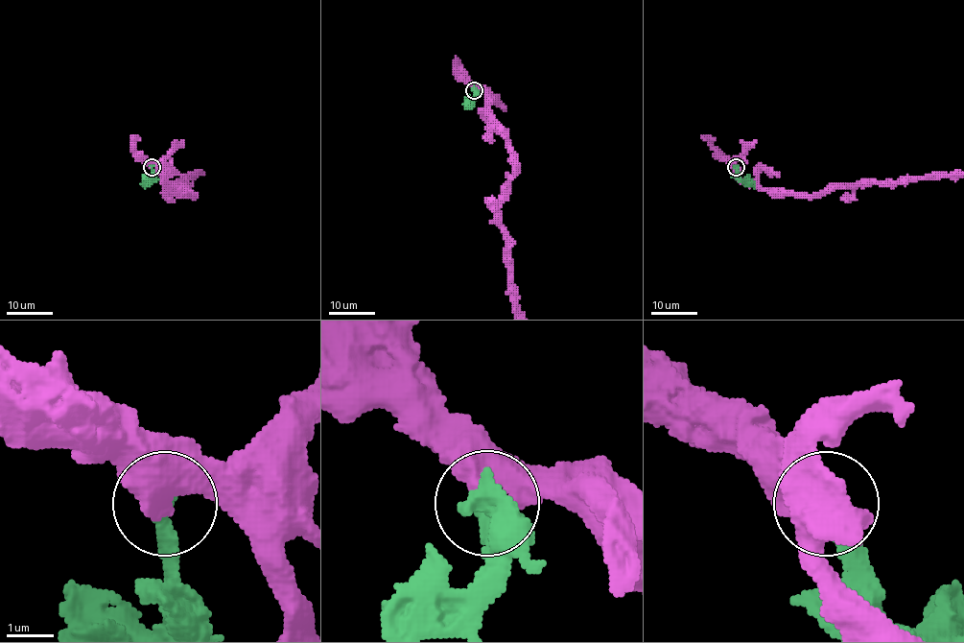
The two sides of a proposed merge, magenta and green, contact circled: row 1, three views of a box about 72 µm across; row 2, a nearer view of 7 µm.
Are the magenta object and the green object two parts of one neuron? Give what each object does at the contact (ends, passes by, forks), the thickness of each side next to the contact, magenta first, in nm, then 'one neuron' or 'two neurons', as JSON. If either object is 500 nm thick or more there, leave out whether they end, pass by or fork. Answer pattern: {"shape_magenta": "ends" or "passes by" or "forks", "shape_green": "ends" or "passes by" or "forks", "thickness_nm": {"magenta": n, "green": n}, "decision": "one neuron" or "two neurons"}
{"thickness_nm": {"magenta": 650, "green": 480}, "decision": "two neurons"}

